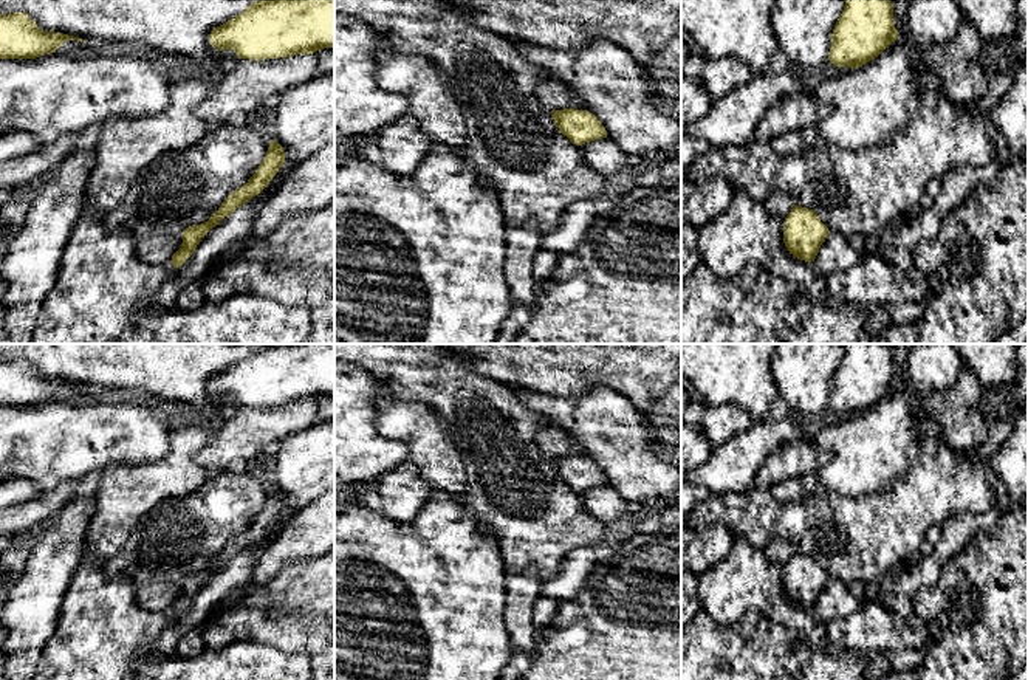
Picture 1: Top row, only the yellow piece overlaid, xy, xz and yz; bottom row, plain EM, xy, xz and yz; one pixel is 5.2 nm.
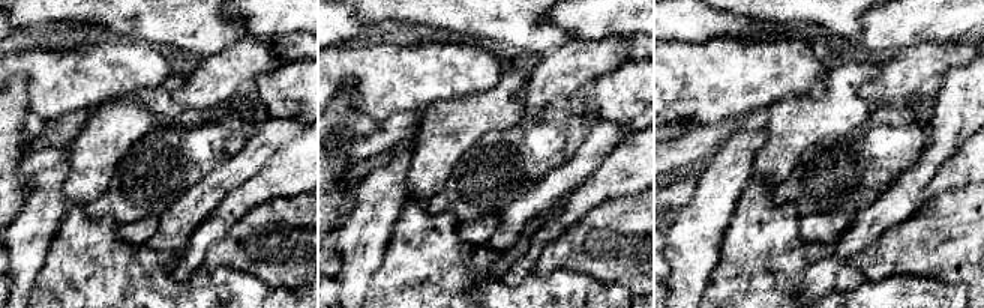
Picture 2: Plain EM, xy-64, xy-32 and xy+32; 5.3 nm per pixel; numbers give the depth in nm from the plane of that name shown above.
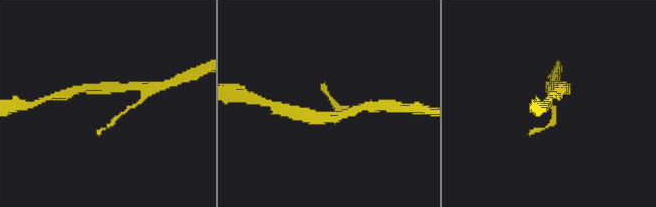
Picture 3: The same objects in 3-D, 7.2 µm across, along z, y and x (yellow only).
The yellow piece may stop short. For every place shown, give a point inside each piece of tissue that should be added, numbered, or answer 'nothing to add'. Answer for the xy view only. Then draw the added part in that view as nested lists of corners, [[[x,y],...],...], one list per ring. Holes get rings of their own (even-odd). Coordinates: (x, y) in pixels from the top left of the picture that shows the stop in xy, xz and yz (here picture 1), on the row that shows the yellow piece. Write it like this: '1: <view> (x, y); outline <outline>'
nothing to add

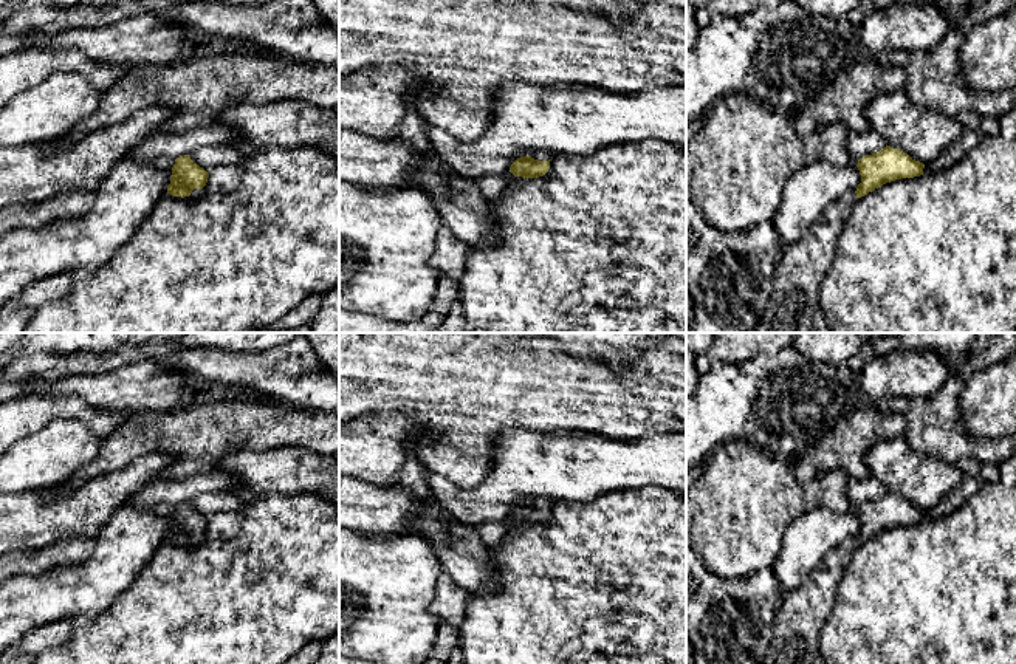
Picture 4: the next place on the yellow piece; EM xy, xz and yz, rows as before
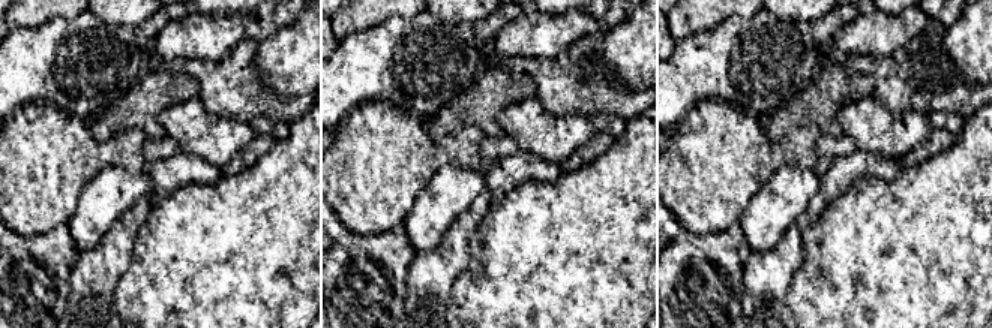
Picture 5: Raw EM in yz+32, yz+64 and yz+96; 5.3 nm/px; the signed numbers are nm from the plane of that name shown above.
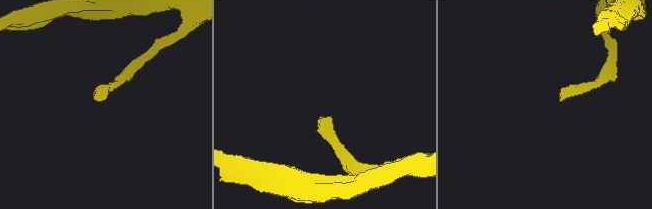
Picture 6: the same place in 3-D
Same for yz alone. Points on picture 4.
1: yz (793, 307); outline [[[847,190],[774,265],[773,289],[754,333],[832,333],[819,305],[821,282],[829,272],[844,218],[856,201]]]

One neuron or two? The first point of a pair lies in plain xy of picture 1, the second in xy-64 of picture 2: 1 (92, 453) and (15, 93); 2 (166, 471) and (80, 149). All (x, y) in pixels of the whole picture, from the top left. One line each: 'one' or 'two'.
1: two
2: one

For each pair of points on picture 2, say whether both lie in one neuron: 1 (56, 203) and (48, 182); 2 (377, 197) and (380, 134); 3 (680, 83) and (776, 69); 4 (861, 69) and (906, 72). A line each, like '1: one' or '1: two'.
1: one
2: two
3: one
4: two

